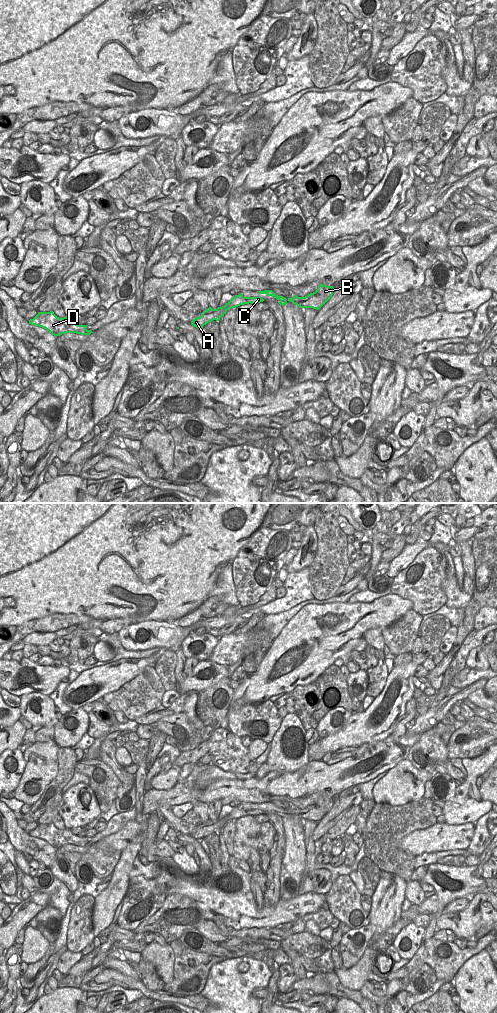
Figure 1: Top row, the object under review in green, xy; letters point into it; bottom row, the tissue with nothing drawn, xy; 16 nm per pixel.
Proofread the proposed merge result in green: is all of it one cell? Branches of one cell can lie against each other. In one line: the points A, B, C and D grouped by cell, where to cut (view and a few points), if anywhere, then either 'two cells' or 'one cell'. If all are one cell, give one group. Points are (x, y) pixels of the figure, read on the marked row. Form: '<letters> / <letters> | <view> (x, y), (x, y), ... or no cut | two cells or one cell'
A C D / B | xy (310, 293), (318, 294), (324, 303) | two cells

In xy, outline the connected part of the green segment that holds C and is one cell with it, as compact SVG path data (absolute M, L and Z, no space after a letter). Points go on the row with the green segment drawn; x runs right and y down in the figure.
M243 294L235 295L228 303L217 309L212 309L209 307L202 312L200 317L196 317L191 321L191 325L196 328L203 328L209 322L215 320L216 322L220 320L222 316L226 313L227 310L231 308L236 308L244 304L257 304L263 302L264 299L261 297L244 297Z

